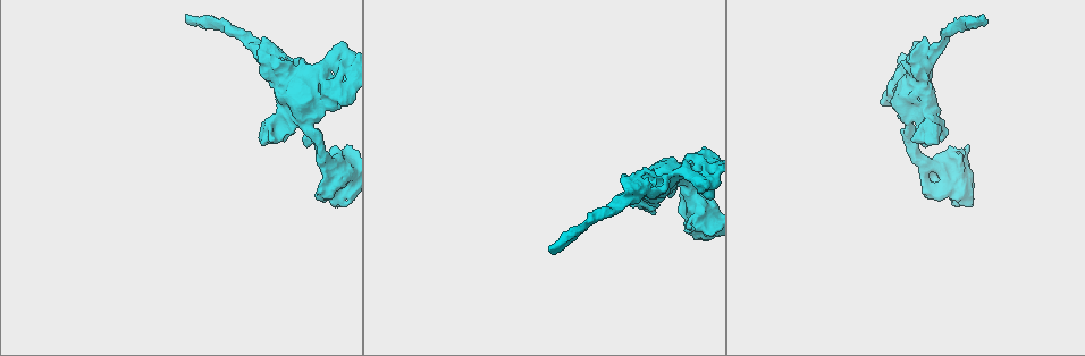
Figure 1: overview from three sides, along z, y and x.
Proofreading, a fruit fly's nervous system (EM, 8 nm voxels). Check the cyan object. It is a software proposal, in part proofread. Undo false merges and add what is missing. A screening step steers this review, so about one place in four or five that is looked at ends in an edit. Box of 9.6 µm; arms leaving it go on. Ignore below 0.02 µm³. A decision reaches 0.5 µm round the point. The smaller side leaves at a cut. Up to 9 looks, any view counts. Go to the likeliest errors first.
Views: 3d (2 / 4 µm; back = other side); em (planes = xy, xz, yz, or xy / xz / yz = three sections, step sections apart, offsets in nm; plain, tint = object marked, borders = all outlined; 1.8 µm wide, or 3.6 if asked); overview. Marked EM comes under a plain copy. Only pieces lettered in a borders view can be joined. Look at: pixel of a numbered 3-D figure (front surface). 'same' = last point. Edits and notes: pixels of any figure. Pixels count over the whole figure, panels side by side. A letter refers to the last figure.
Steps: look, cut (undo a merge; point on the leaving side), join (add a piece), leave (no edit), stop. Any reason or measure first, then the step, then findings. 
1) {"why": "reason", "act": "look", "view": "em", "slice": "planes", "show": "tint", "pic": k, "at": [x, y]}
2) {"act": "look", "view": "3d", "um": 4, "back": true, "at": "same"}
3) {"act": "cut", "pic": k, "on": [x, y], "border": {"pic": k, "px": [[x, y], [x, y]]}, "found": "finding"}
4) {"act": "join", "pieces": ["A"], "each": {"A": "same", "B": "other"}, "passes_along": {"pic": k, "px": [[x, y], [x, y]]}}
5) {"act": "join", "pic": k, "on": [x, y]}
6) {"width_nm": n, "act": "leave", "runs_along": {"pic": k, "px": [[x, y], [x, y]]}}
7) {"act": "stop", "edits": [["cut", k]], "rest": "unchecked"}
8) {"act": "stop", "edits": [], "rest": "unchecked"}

{"why": "closes a loop", "act": "look", "view": "em", "slice": "planes", "show": "borders", "pic": 1, "at": [338, 66]}

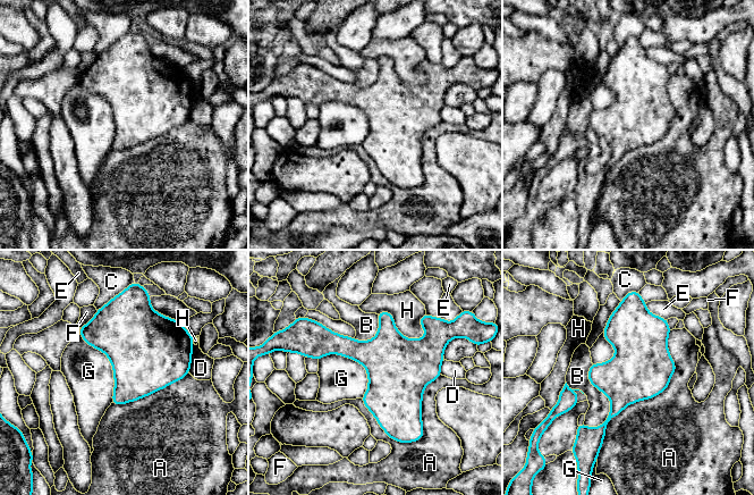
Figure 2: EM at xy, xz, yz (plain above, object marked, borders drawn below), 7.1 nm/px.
{"act": "leave", "each": {"A": "other", "B": "other", "C": "other", "D": "other", "E": "other", "F": "other", "G": "other", "H": "other"}, "border": {"pic": 2, "px": [[78, 333], [110, 361], [112, 402]]}, "found": "continuous, no second cell"}

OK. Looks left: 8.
{"why": "end of a long branch", "act": "look", "view": "3d", "um": 2, "pic": 1, "at": [983, 15]}

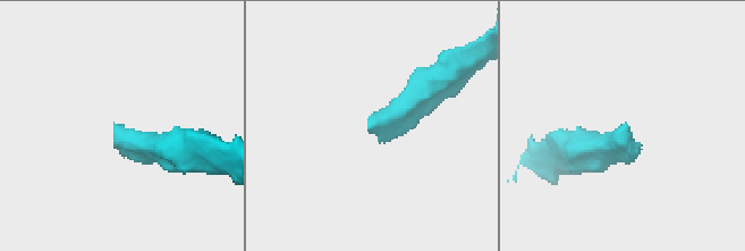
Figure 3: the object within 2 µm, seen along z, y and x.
{"why": "shape alone is not enough", "act": "look", "view": "em", "slice": "planes", "show": "borders", "pic": 3, "at": [368, 126]}

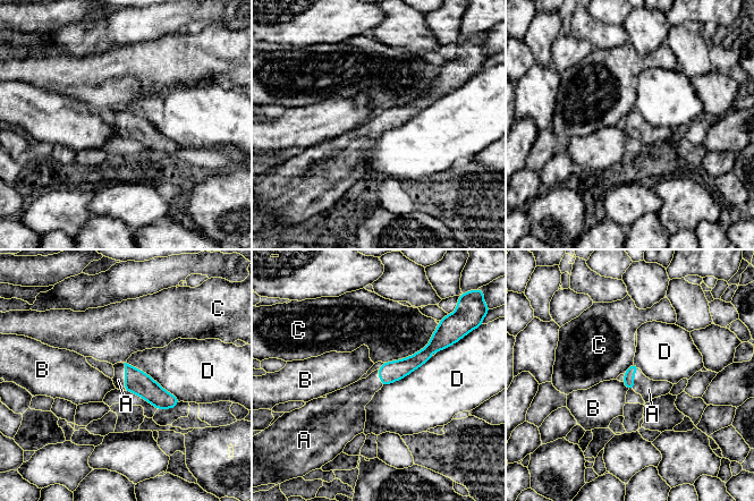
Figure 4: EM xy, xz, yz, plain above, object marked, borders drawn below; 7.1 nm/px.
{"act": "join", "pieces": ["A"], "each": {"A": "same", "B": "other", "C": "other", "D": "other"}, "passes_along": {"pic": 4, "px": [[136, 381], [125, 376], [118, 380]]}, "found": "the cell continues"}

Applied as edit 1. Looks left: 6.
{"why": "sharp bend", "act": "look", "view": "3d", "um": 4, "pic": 1, "at": [706, 217]}

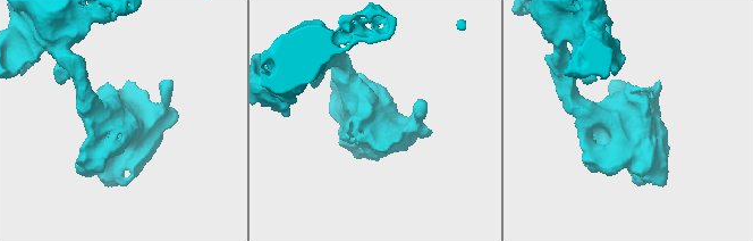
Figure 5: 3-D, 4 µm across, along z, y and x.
{"why": "now the EM", "act": "look", "view": "em", "um": 3.6, "slice": "planes", "show": "borders", "pic": 5, "at": [129, 131]}

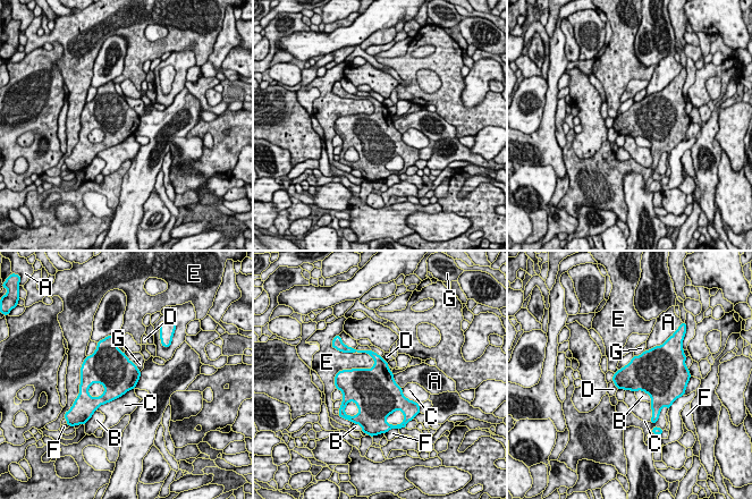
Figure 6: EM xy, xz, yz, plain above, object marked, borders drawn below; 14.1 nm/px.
{"longest_contact_nm": ["C", 550], "act": "leave", "each": {"A": "other", "B": "other", "C": "other", "D": "other", "E": "other", "F": "other", "G": "other"}, "border": {"pic": 6, "px": [[134, 388], [99, 406]]}, "found": "continuous, no second cell"}

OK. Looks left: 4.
{"why": "abrupt turn", "act": "look", "view": "em", "slice": "planes", "show": "tint", "pic": 1, "at": [940, 113]}

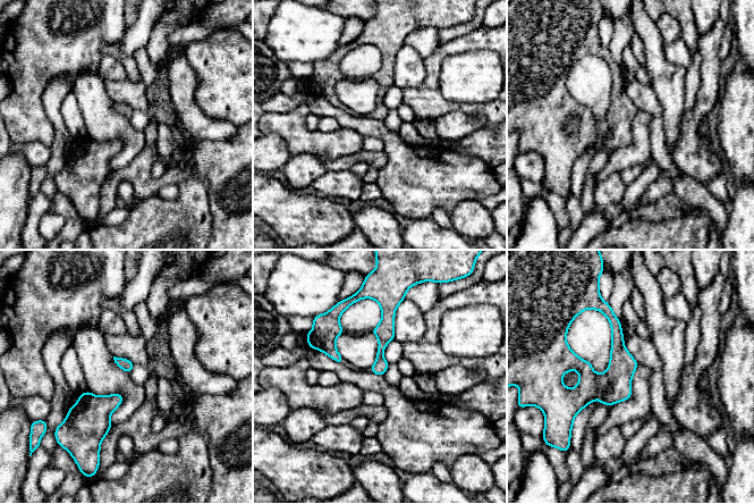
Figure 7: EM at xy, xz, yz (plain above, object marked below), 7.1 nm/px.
{"why": "what lies round it", "act": "look", "view": "em", "slice": "planes", "show": "borders", "at": "same"}

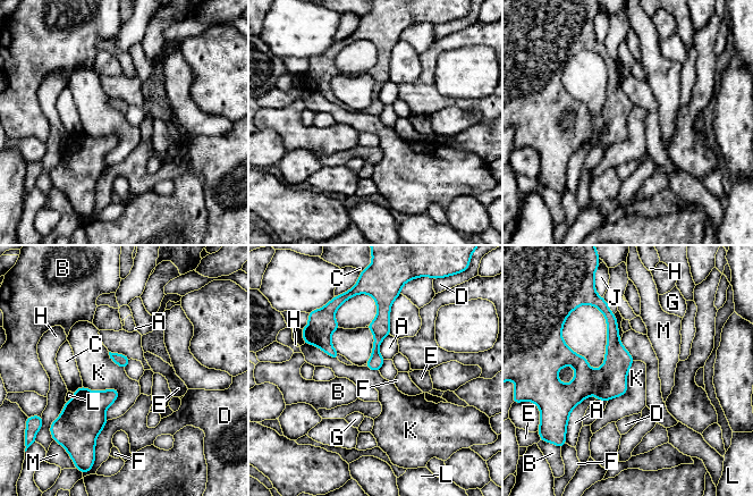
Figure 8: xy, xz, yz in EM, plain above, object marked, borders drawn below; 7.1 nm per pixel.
{"longest_contact_nm": ["A", 360], "act": "leave", "each": {"A": "other", "B": "other", "C": "other", "D": "other", "E": "other", "F": "other", "G": "other", "H": "other", "J": "other", "K": "other", "L": "other", "M": "other"}, "runs_along": {"pic": 8, "px": [[606, 309], [612, 363], [570, 405]]}, "found": "all the same cell"}

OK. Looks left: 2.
{"act": "stop", "edits": [["join", 4]], "rest": "unchecked"}

